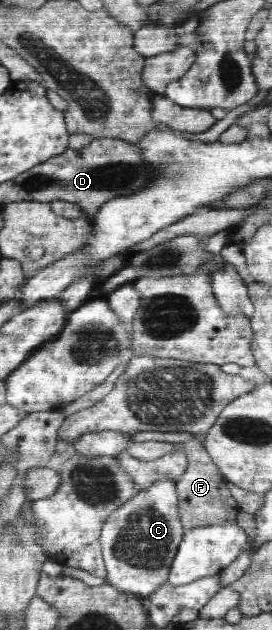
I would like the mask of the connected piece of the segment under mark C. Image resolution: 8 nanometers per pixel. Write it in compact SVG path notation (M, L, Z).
M163 476L155 483L131 497L130 501L123 503L102 526L100 532L100 545L104 558L107 575L104 578L111 586L133 596L151 595L161 584L168 581L169 568L177 555L178 547L183 539L185 530L179 516L179 497L176 481L171 476Z

